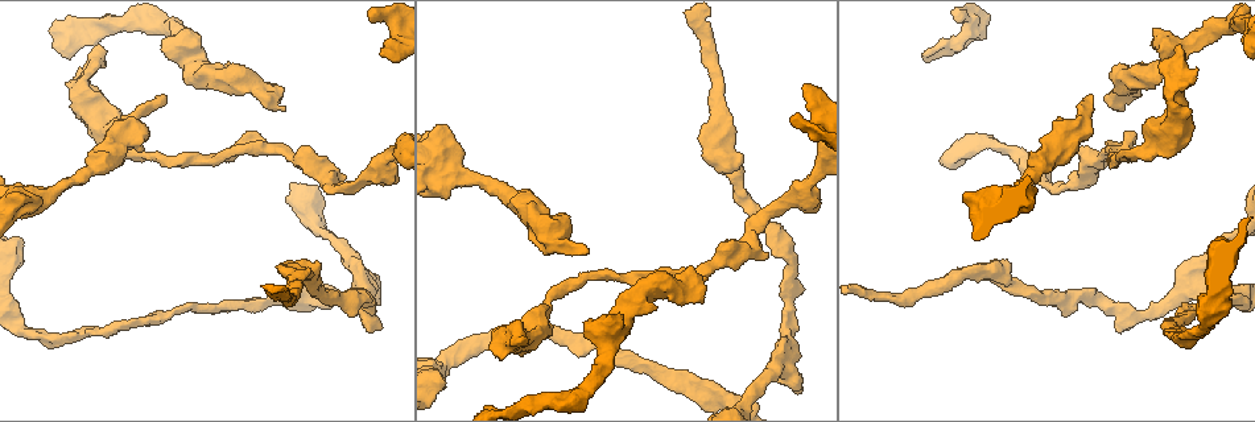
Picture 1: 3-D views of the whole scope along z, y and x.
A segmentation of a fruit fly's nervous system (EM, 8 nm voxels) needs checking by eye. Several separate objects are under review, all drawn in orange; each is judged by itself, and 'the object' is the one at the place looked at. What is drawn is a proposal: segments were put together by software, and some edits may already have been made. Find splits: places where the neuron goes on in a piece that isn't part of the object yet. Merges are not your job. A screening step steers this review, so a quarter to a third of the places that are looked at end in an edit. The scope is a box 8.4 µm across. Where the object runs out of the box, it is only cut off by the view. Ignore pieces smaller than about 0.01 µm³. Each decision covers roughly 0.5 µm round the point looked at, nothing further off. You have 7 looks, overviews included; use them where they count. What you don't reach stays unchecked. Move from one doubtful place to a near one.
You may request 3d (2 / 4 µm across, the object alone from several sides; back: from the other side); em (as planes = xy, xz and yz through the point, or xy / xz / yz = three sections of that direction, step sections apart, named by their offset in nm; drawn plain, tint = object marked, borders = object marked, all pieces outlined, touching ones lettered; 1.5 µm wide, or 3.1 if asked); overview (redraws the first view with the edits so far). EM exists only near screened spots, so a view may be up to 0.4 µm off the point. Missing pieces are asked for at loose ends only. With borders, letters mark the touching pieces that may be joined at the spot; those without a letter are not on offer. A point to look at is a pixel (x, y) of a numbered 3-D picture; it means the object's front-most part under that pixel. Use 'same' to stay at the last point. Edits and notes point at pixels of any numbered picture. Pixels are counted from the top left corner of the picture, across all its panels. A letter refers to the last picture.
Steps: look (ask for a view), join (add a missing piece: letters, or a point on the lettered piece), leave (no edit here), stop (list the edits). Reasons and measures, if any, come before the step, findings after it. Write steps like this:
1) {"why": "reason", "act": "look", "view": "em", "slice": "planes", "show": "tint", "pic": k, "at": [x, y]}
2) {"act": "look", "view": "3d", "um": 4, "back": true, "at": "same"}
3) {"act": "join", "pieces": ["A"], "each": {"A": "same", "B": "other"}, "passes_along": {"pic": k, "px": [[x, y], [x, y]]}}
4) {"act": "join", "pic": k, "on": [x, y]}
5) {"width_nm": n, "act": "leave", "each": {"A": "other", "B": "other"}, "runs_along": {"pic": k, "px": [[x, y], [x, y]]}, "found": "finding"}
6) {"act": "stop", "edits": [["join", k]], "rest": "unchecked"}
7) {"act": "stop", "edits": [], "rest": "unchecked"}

{"why": "an open end", "act": "look", "view": "3d", "um": 4, "pic": 1, "at": [583, 255]}

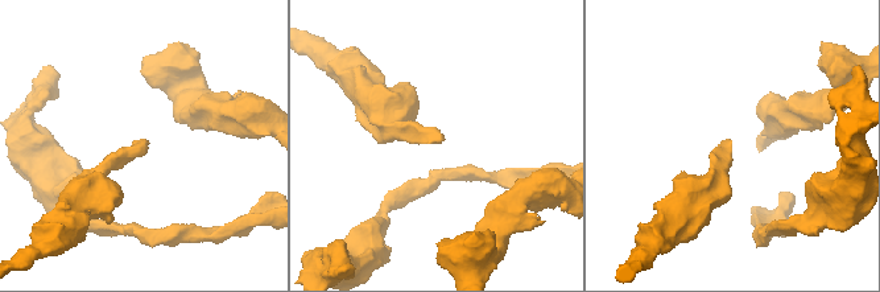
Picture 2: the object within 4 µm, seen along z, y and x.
{"why": "shape alone is not enough", "act": "look", "view": "em", "slice": "xy", "step": 8, "show": "borders", "pic": 2, "at": [729, 139]}

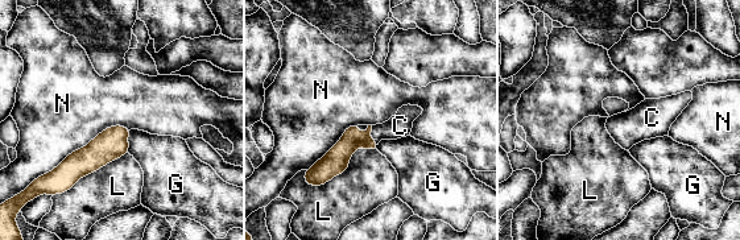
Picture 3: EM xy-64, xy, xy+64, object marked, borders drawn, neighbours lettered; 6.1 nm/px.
{"why": "another direction", "act": "look", "view": "em", "slice": "planes", "show": "borders", "at": "same"}

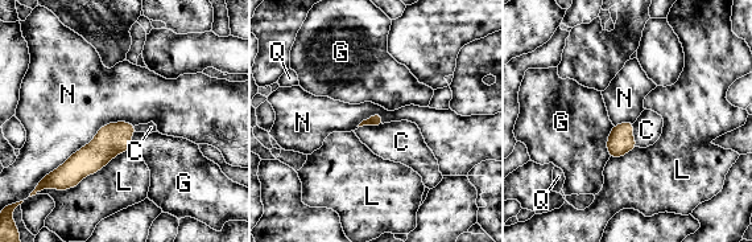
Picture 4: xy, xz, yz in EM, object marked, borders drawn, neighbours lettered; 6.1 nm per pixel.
{"act": "join", "pieces": ["C"], "each": {"C": "same", "G": "other", "L": "other", "N": "other", "Q": "other"}, "passes_along": {"pic": 4, "px": [[375, 120], [370, 124], [401, 142]]}, "found": "the neuron continues"}

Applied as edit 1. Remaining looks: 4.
{"why": "free end", "act": "look", "view": "em", "slice": "planes", "show": "plain", "pic": 1, "at": [443, 125]}

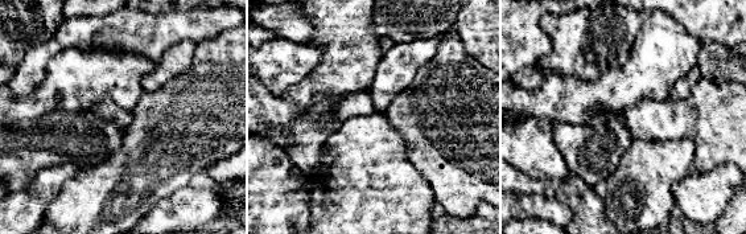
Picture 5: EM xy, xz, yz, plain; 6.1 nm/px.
{"why": "what lies round it", "act": "look", "view": "em", "slice": "planes", "show": "borders", "at": "same"}

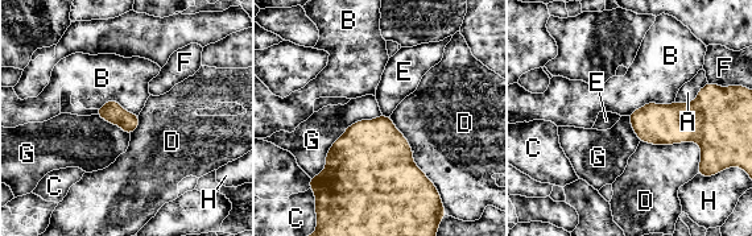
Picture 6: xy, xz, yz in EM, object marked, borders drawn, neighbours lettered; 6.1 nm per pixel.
{"longest_contact_nm": ["G", 600], "act": "leave", "each": {"A": "other", "B": "other", "C": "other", "D": "other", "E": "other", "F": "other", "G": "other", "H": "other"}, "border": {"pic": 6, "px": [[381, 114], [354, 121], [310, 178]]}, "found": "no lettered piece goes on from it"}

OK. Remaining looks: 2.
{"why": "an open end", "act": "look", "view": "em", "slice": "xy", "step": 4, "show": "borders", "pic": 1, "at": [379, 305]}

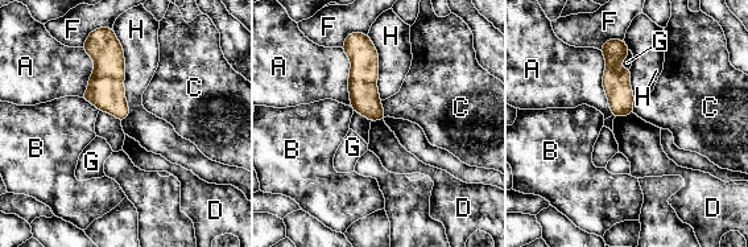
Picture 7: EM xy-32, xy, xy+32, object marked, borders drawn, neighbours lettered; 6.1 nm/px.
{"act": "leave", "each": {"A": "other", "B": "other", "C": "other", "D": "other", "F": "other", "G": "other", "H": "other"}, "found": "no lettered piece goes on from it"}

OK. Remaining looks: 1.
{"act": "stop", "edits": [["join", 4]], "rest": "unchecked"}

